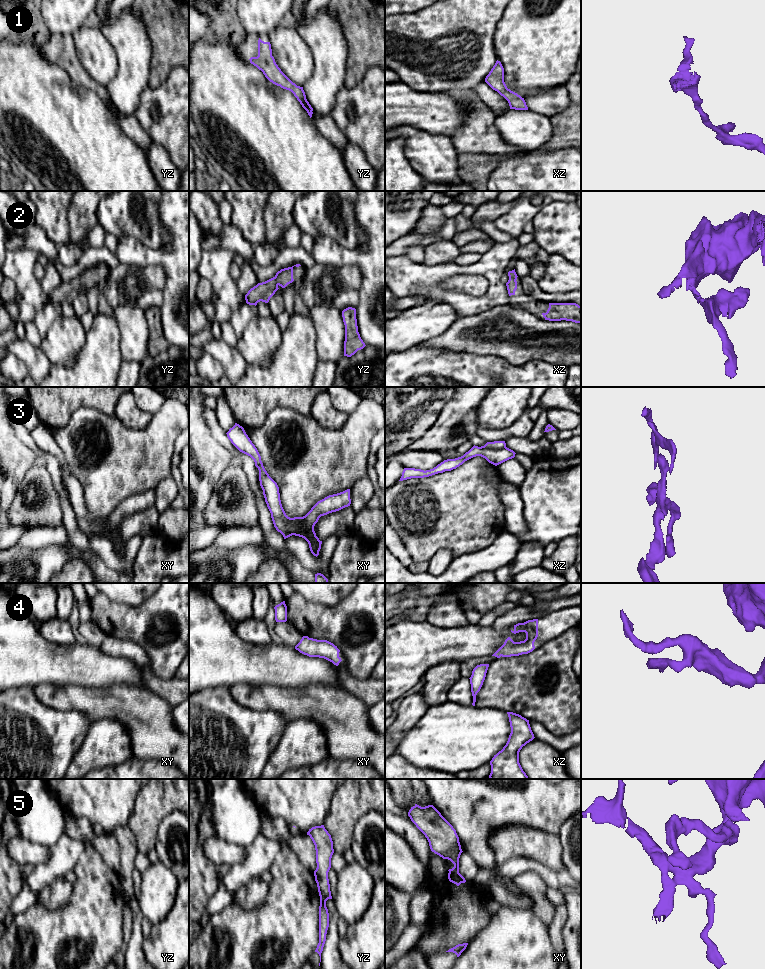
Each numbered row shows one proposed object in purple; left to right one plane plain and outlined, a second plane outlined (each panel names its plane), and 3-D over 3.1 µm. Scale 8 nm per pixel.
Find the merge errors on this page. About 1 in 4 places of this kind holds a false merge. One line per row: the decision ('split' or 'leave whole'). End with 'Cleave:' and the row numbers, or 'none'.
1: leave whole
2: leave whole
3: leave whole
4: leave whole
5: leave whole
Cleave: none

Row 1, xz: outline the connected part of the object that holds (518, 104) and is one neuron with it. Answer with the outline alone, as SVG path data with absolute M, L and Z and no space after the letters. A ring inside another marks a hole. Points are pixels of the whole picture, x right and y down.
M496 61L485 82L508 101L510 109L528 110L524 98L507 88L504 82L504 68L500 61Z

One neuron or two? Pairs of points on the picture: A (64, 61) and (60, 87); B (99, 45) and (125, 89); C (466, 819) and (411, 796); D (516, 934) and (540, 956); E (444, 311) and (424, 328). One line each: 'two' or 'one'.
A: two
B: two
C: two
D: one
E: one

